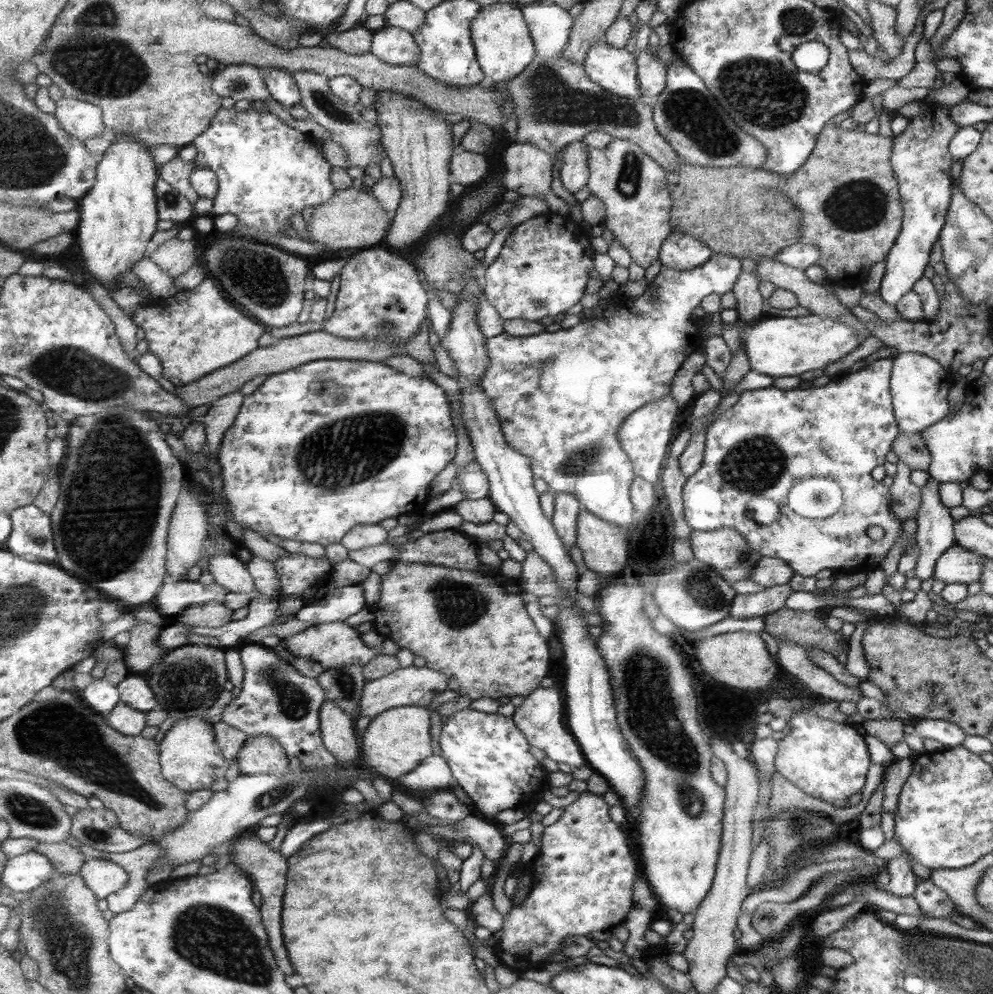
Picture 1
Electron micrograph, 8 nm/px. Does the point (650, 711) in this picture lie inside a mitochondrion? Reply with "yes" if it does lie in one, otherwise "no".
yes

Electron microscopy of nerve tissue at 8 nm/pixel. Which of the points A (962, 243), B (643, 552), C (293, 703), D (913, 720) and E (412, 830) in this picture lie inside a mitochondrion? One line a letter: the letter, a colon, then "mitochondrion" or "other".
A: mitochondrion
B: other
C: mitochondrion
D: other
E: other

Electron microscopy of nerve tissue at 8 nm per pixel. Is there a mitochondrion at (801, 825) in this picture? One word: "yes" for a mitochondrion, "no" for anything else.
yes

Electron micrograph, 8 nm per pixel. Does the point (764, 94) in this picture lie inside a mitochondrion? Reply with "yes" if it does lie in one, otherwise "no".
yes

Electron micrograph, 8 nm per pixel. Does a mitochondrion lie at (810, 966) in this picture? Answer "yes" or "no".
no

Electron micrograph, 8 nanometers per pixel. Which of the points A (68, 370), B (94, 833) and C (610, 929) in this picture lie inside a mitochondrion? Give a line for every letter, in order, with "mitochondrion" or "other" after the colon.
A: mitochondrion
B: mitochondrion
C: other

